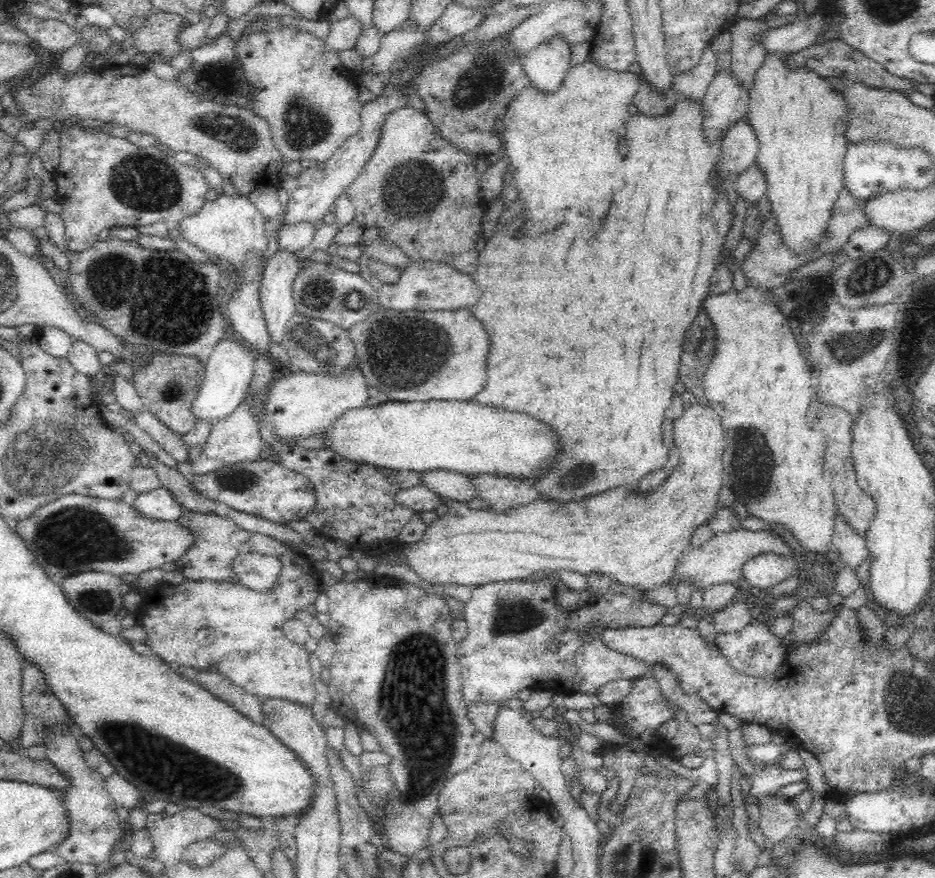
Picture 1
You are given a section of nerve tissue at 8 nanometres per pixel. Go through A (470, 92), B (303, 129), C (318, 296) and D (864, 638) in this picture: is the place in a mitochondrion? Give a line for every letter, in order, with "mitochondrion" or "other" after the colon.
A: mitochondrion
B: mitochondrion
C: mitochondrion
D: other

